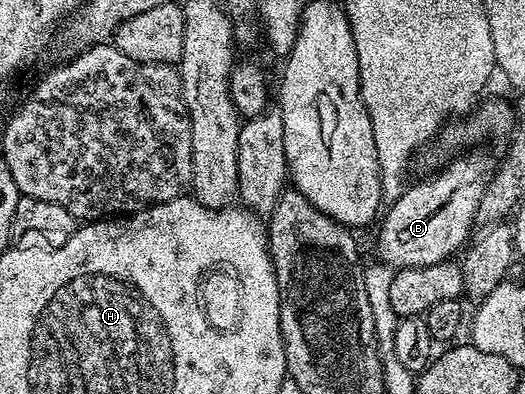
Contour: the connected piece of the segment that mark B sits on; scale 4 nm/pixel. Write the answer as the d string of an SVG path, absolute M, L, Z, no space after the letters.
M469 150L450 159L453 161L438 176L419 184L410 183L399 199L388 205L389 210L384 211L379 222L381 229L377 232L380 263L394 270L422 268L456 257L466 247L475 228L473 220L480 198L487 190L495 166L494 161L477 152L480 151Z

